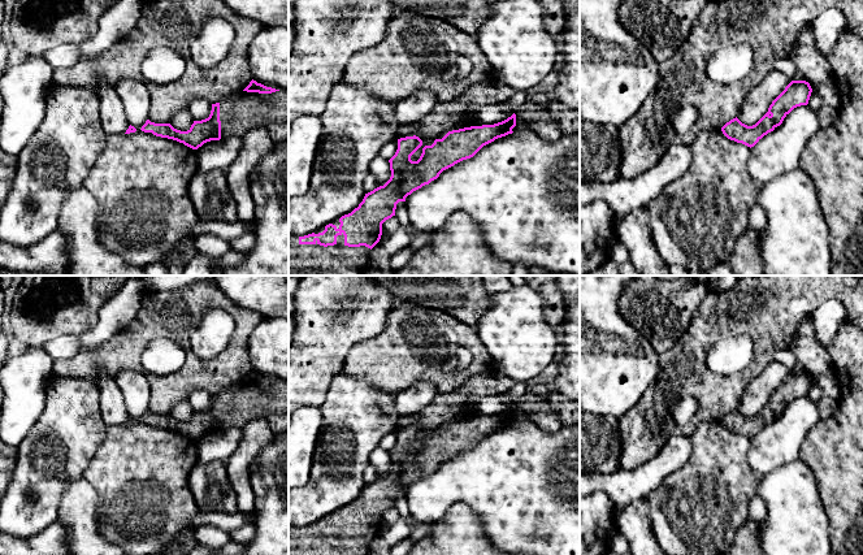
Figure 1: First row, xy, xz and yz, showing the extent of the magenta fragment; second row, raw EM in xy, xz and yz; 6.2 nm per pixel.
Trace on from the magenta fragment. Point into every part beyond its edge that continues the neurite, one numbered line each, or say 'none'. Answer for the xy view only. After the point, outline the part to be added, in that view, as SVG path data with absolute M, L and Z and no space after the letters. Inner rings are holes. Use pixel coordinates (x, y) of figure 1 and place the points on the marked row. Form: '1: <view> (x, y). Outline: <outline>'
1: xy (239, 112). Outline: M235 92L220 101L221 138L242 136L248 130L289 121L289 92Z

